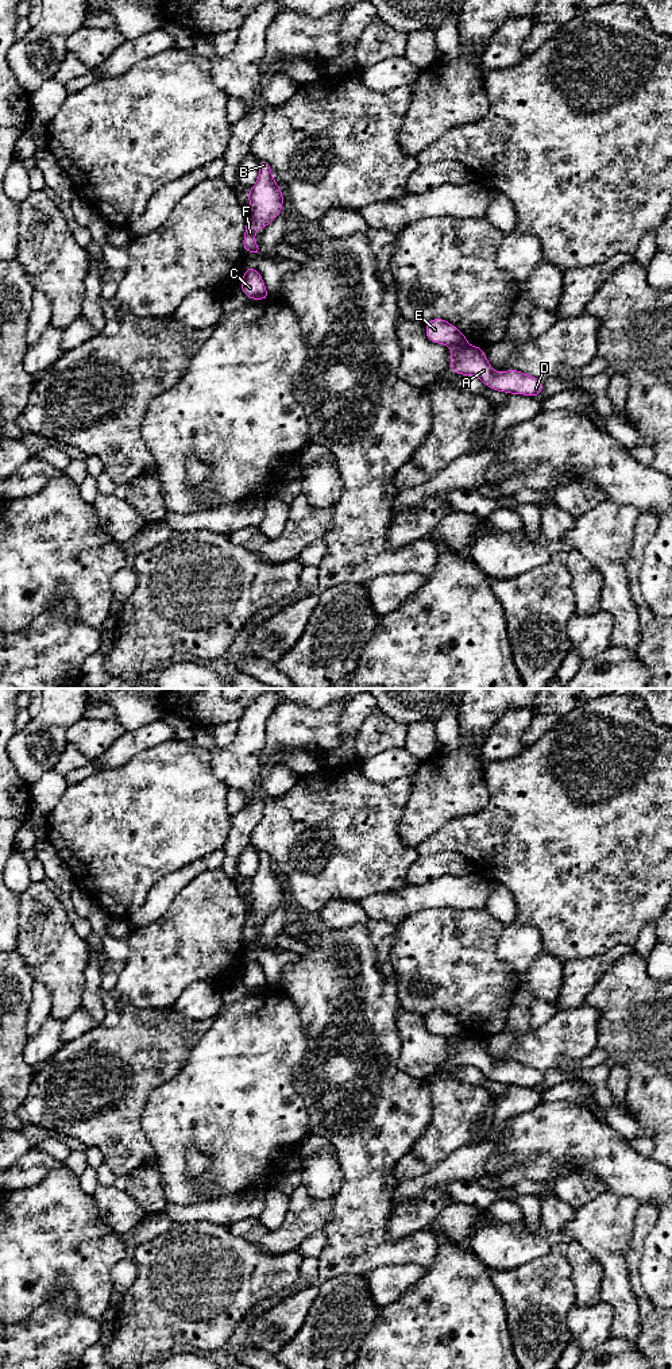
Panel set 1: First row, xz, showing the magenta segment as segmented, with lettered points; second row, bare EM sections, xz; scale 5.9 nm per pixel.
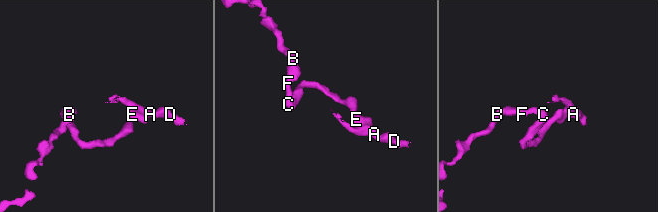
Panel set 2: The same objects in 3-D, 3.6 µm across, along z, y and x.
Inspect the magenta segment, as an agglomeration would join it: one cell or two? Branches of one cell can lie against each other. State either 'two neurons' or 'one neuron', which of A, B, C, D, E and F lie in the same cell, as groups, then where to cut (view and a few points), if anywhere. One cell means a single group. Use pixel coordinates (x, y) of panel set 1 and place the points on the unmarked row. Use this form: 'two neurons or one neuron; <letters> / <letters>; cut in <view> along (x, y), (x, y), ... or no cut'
two neurons; A D / B C E F; cut in xz along (467, 1034), (452, 1040)

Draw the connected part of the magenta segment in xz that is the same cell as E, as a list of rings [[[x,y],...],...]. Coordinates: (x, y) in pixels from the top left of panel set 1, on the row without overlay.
[[[441,1009],[432,1010],[425,1015],[425,1027],[433,1034],[452,1040],[468,1036],[466,1026]]]

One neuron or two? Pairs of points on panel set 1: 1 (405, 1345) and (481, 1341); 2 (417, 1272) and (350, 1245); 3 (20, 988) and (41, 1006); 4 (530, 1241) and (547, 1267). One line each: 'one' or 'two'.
1: one
2: two
3: two
4: two

